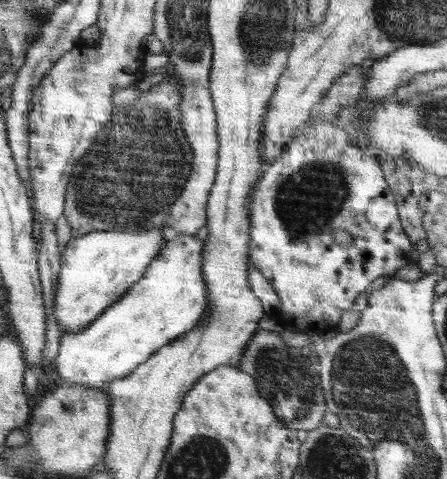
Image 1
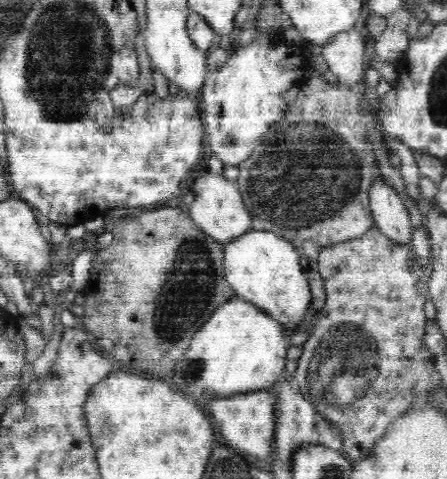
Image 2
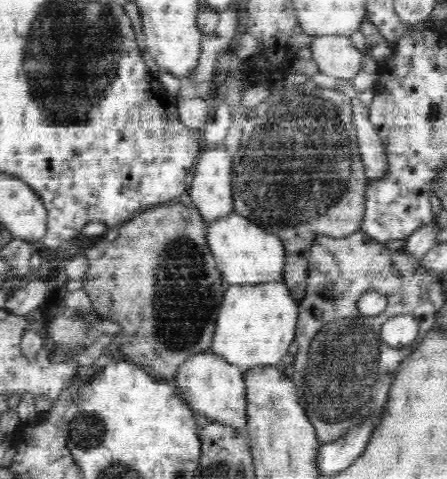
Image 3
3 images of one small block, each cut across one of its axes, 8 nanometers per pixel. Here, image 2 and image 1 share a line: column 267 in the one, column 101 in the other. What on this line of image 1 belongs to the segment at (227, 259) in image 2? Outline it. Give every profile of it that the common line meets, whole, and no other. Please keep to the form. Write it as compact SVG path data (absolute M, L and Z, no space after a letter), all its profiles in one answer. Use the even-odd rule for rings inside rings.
M157 226L145 232L139 230L113 230L93 232L83 238L71 238L63 254L61 286L57 292L55 316L59 318L59 330L85 330L107 308L115 306L129 294L133 286L143 282L147 270L155 264L155 258L163 254L169 240L175 236L171 226Z

